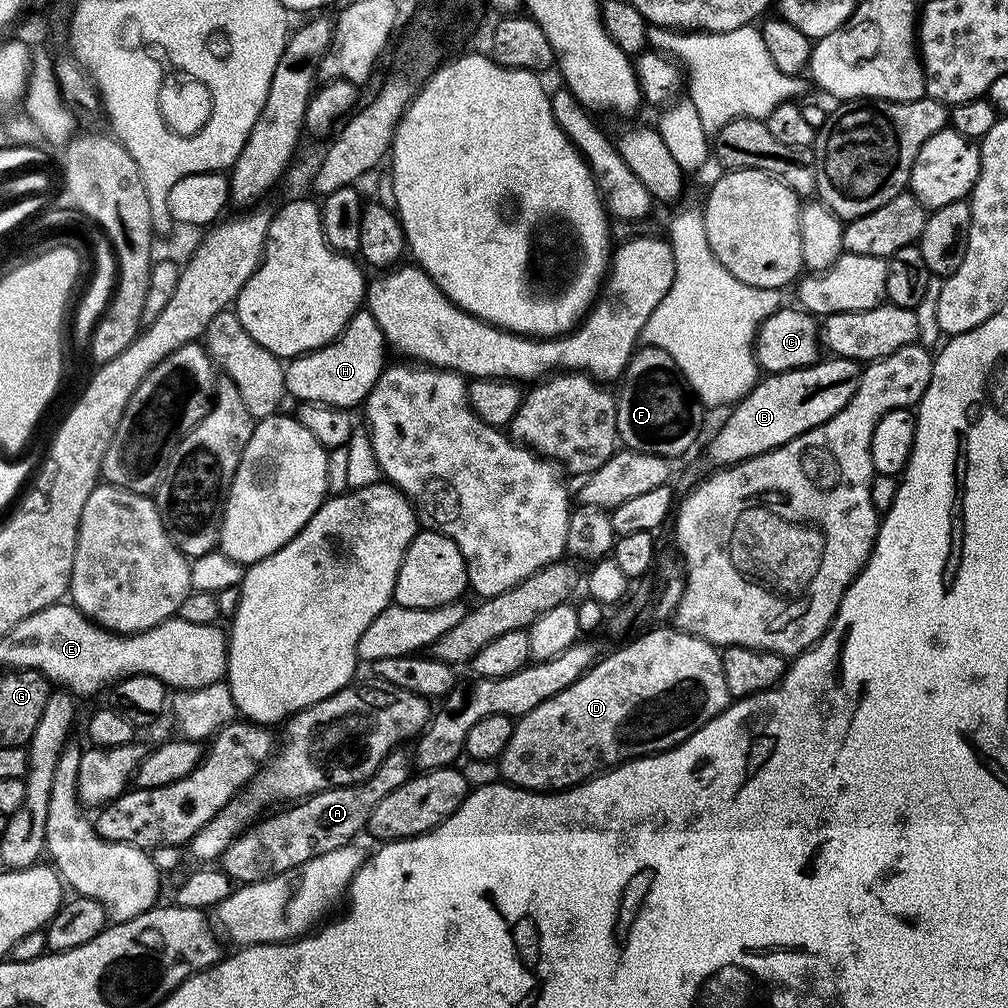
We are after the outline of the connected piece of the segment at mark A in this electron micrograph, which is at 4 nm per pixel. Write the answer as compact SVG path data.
M404 746L393 748L392 753L382 760L382 766L378 766L378 770L374 770L374 774L370 774L370 778L361 784L315 792L313 796L305 796L303 800L285 807L288 808L285 812L257 819L224 847L224 853L218 861L219 868L237 885L249 884L268 880L286 870L294 870L302 866L302 862L318 858L318 854L327 854L330 850L338 850L338 846L353 843L357 839L356 835L367 829L374 806L378 806L386 794L398 790L398 786L402 786L413 775L414 756L406 749Z

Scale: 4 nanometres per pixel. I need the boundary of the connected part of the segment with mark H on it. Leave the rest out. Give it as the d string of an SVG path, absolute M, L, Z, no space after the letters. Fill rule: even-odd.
M361 310L332 343L305 356L291 357L284 366L284 391L300 404L325 404L327 408L356 410L368 399L386 367L386 341L382 326L374 322L374 314Z

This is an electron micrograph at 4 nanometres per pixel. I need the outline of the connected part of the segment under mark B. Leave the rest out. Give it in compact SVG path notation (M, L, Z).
M824 358L805 368L773 372L757 379L756 385L736 401L729 411L733 412L713 434L708 444L709 462L716 468L731 468L822 426L854 398L861 371L855 360Z

